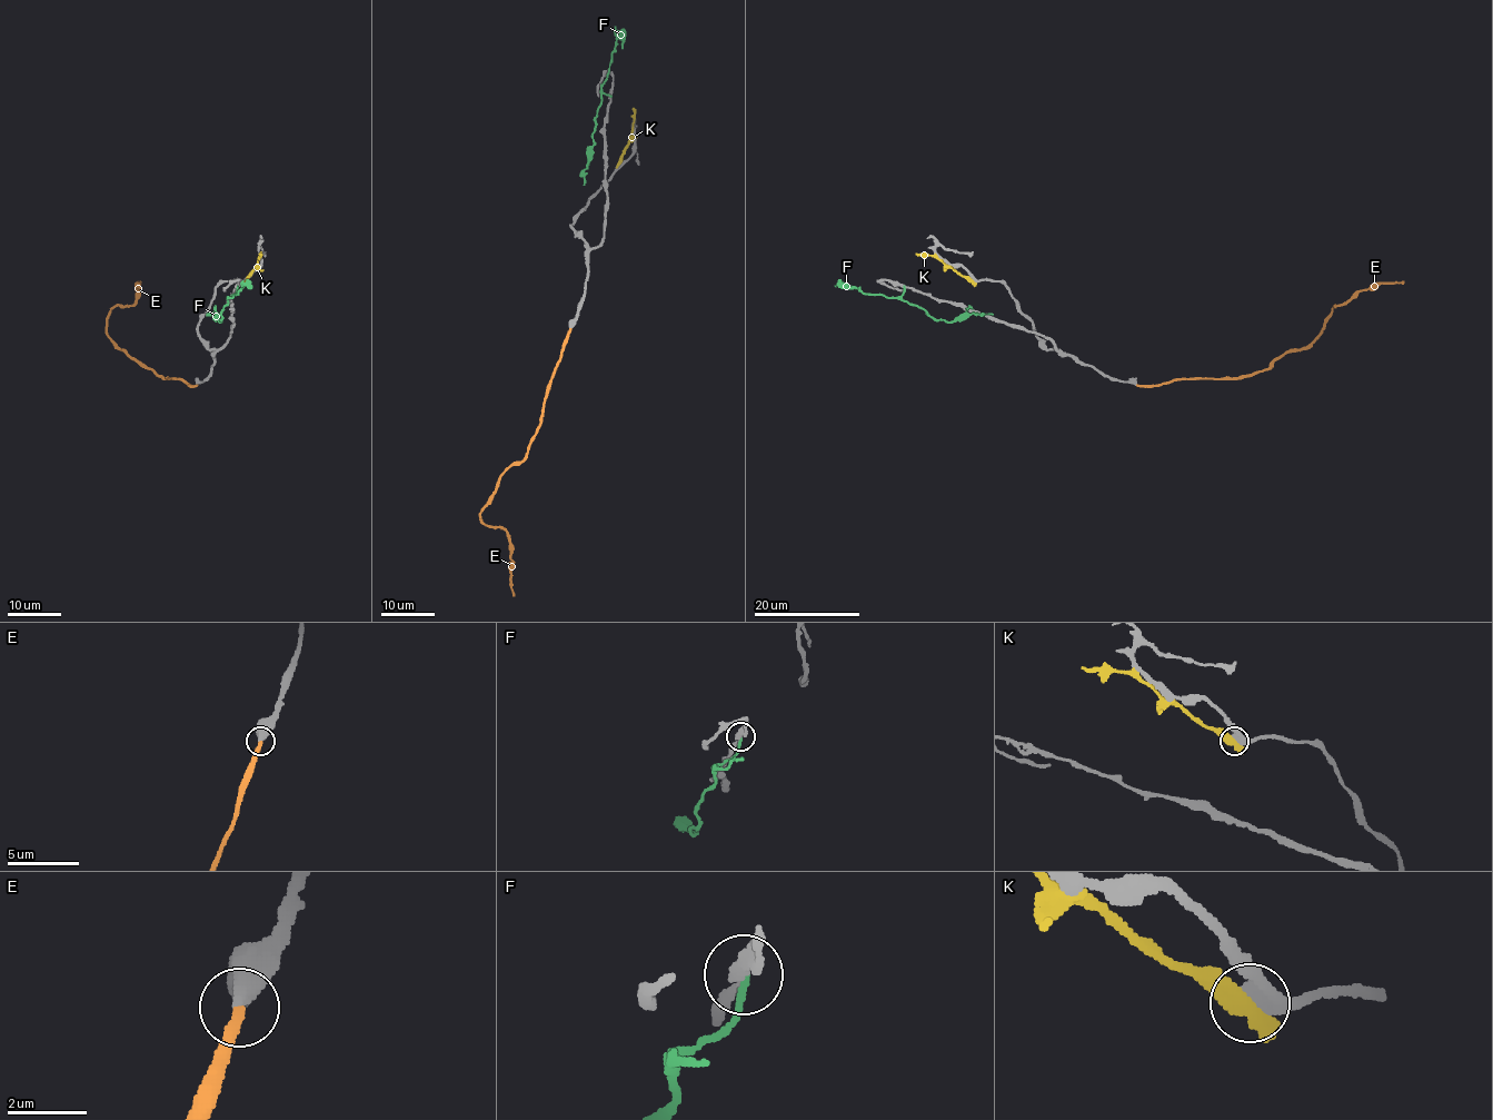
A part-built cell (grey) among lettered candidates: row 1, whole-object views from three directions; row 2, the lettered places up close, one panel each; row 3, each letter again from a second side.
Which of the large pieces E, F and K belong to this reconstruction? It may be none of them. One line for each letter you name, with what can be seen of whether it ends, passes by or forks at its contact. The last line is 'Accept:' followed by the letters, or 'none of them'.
E: It ends there
Accept: E

